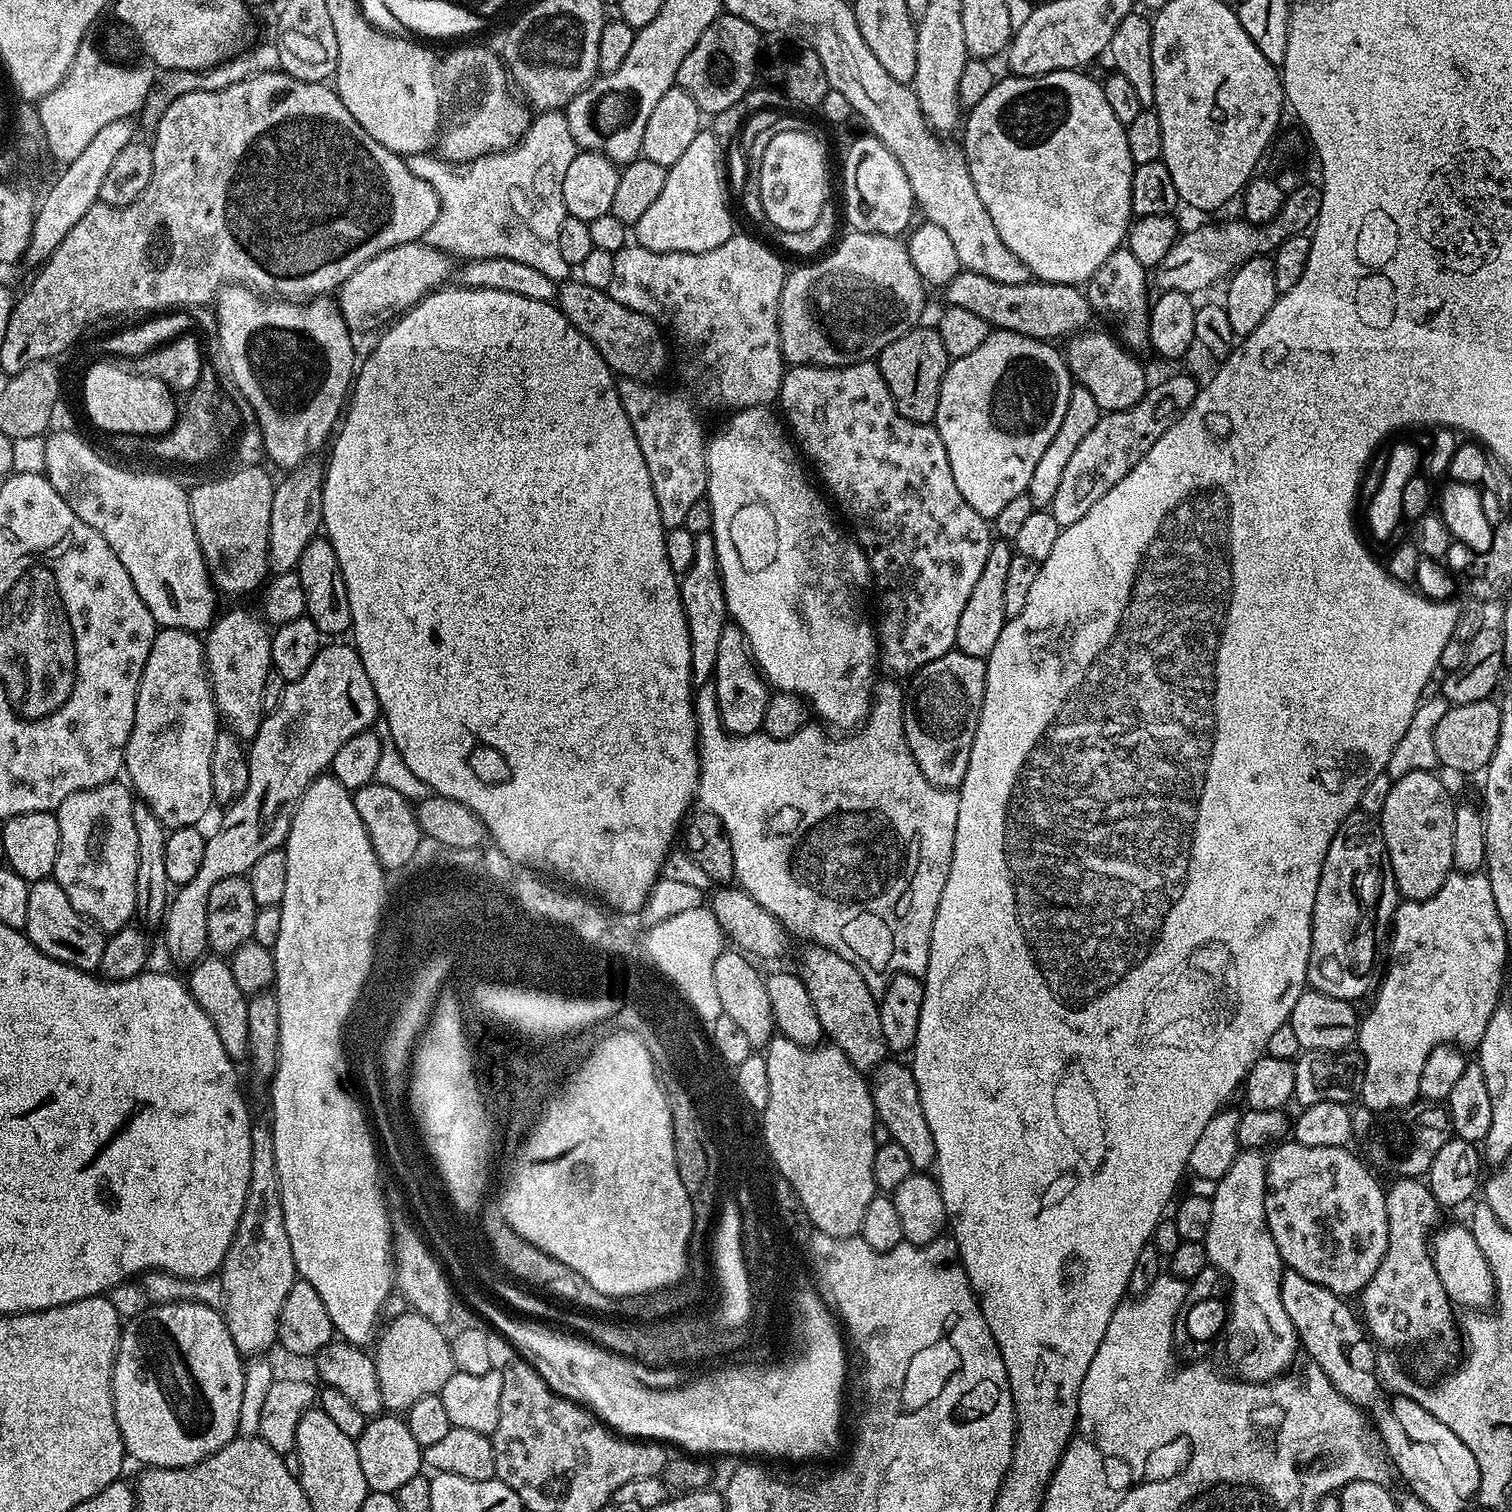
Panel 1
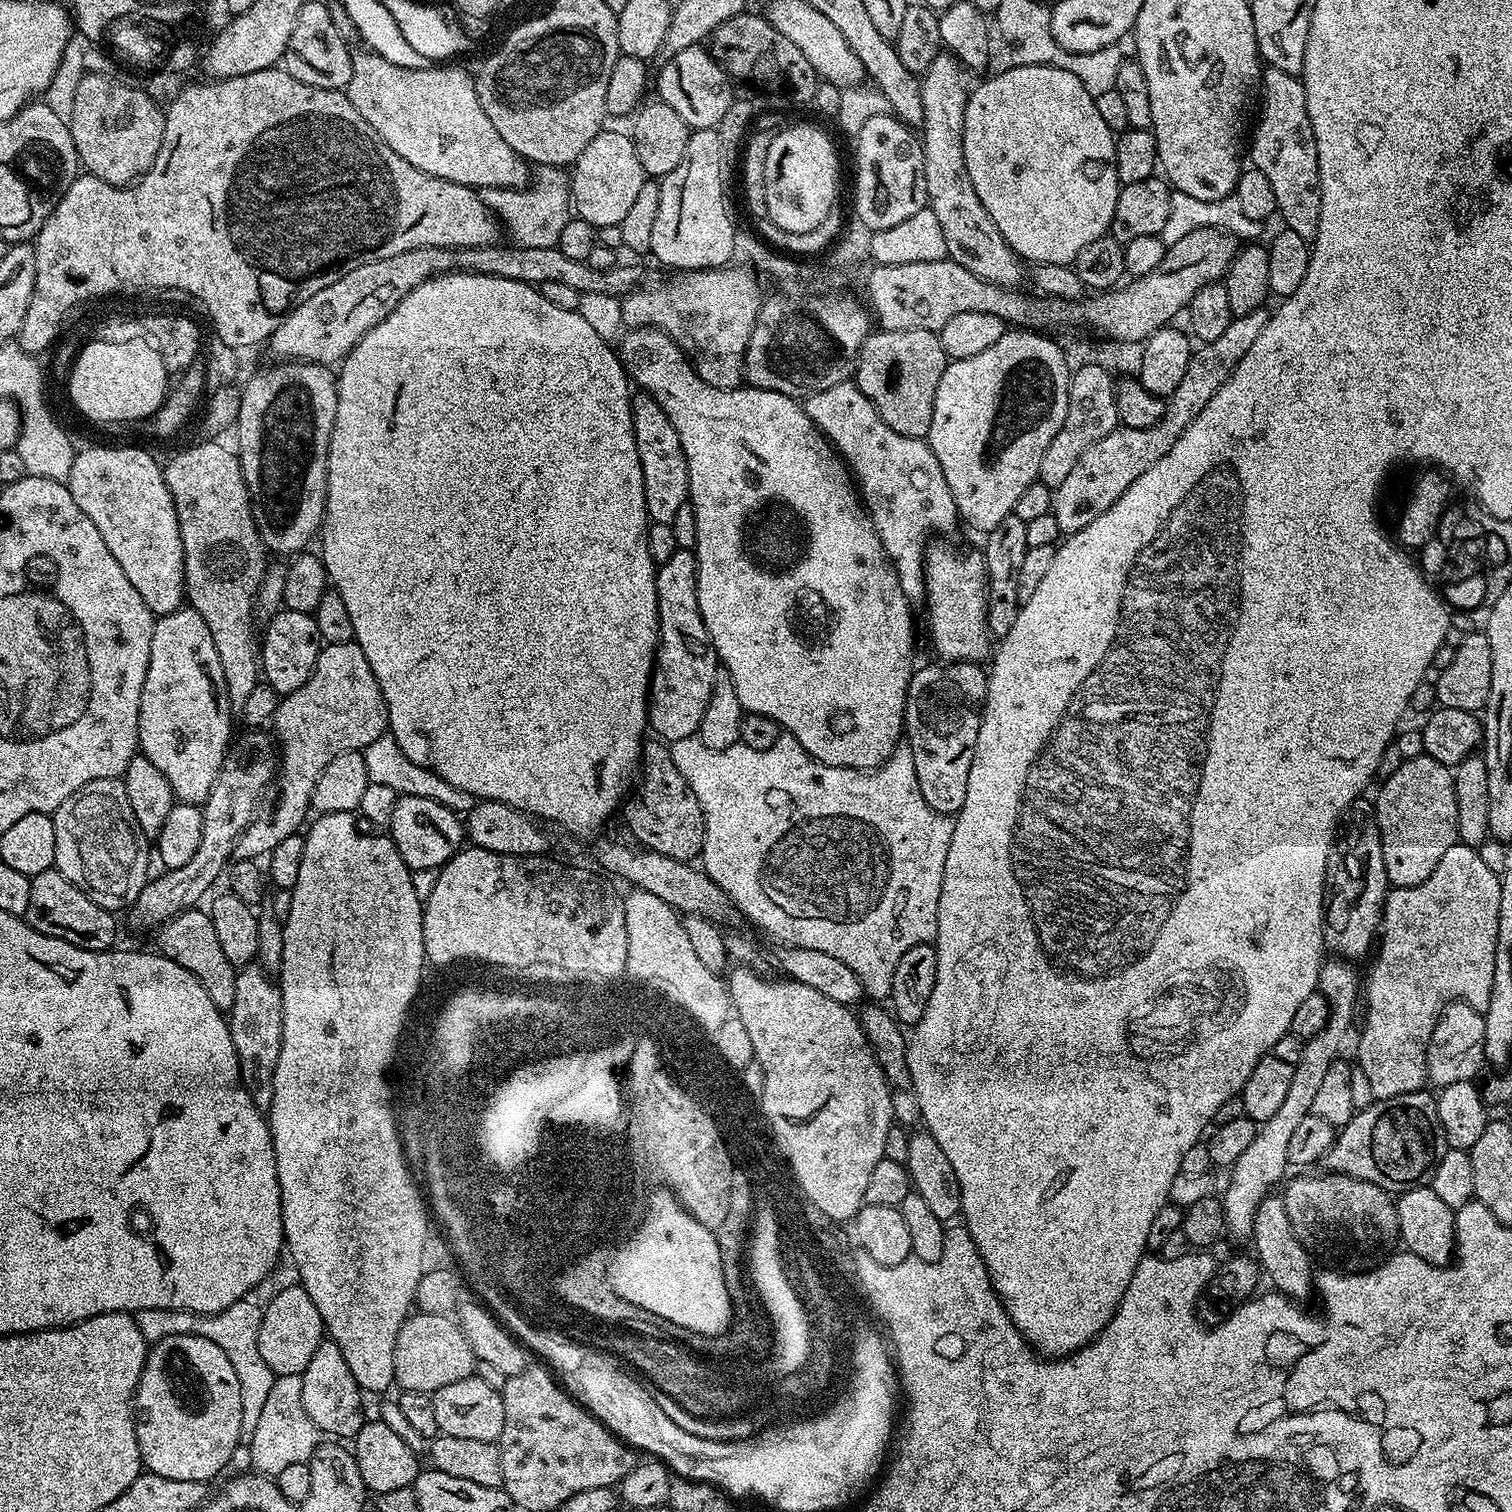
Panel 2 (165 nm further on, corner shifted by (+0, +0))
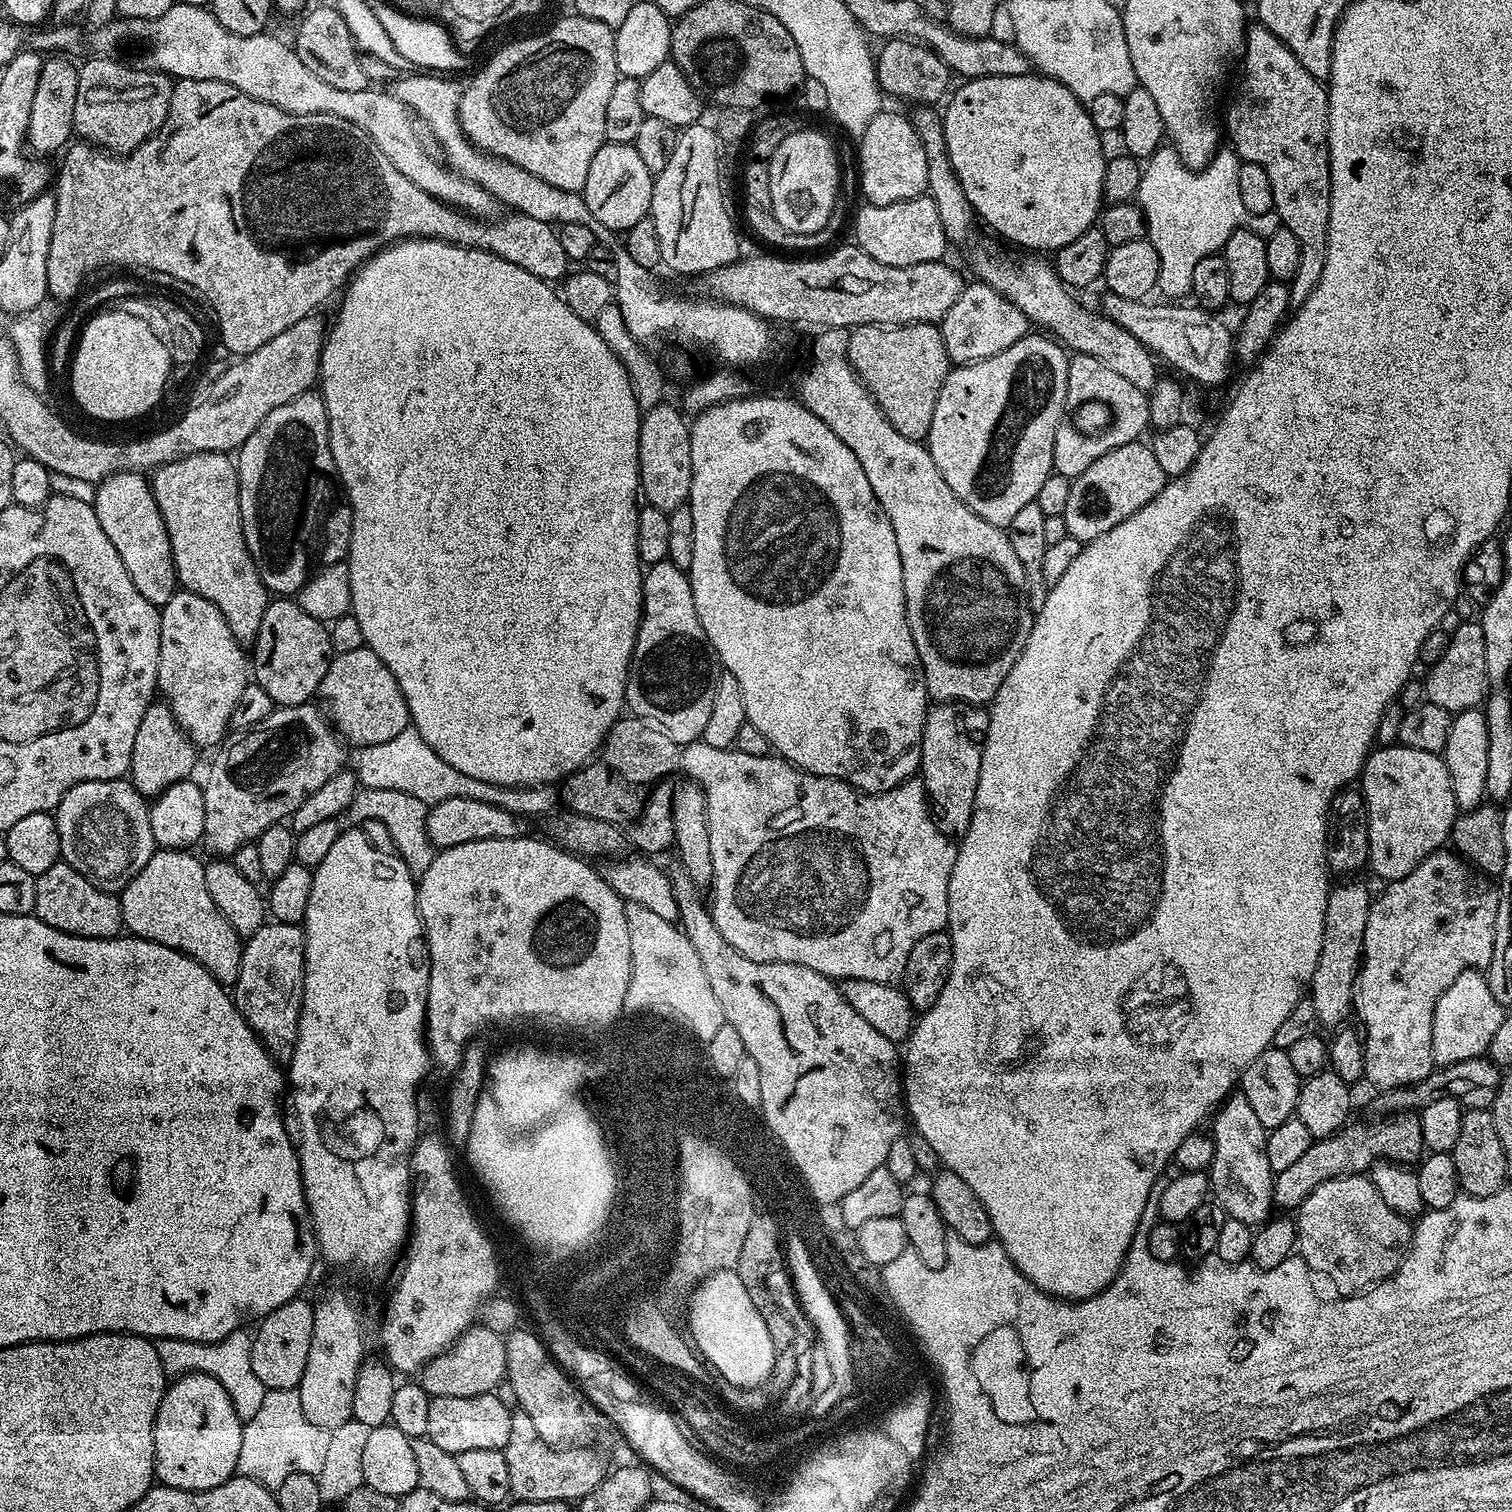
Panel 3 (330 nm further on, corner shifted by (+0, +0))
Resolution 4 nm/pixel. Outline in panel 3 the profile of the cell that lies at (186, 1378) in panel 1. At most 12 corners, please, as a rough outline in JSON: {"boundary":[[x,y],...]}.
{"boundary":[[210,1374],[164,1389],[155,1479],[187,1492],[237,1475],[244,1425]]}

